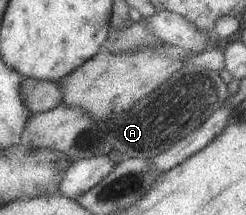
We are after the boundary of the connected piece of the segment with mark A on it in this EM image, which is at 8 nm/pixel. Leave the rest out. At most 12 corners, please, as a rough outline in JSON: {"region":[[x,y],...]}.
{"region":[[185,63],[128,110],[94,120],[60,104],[24,142],[72,162],[152,159],[228,95]]}

